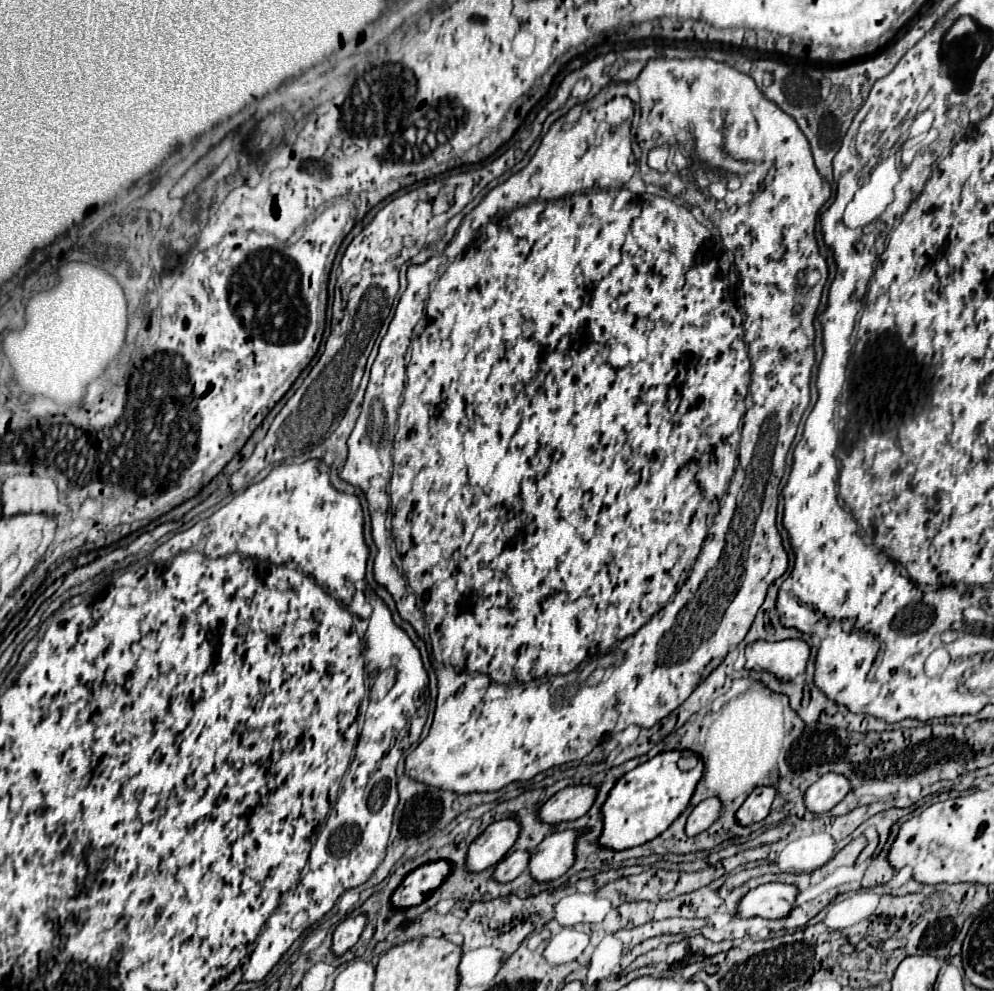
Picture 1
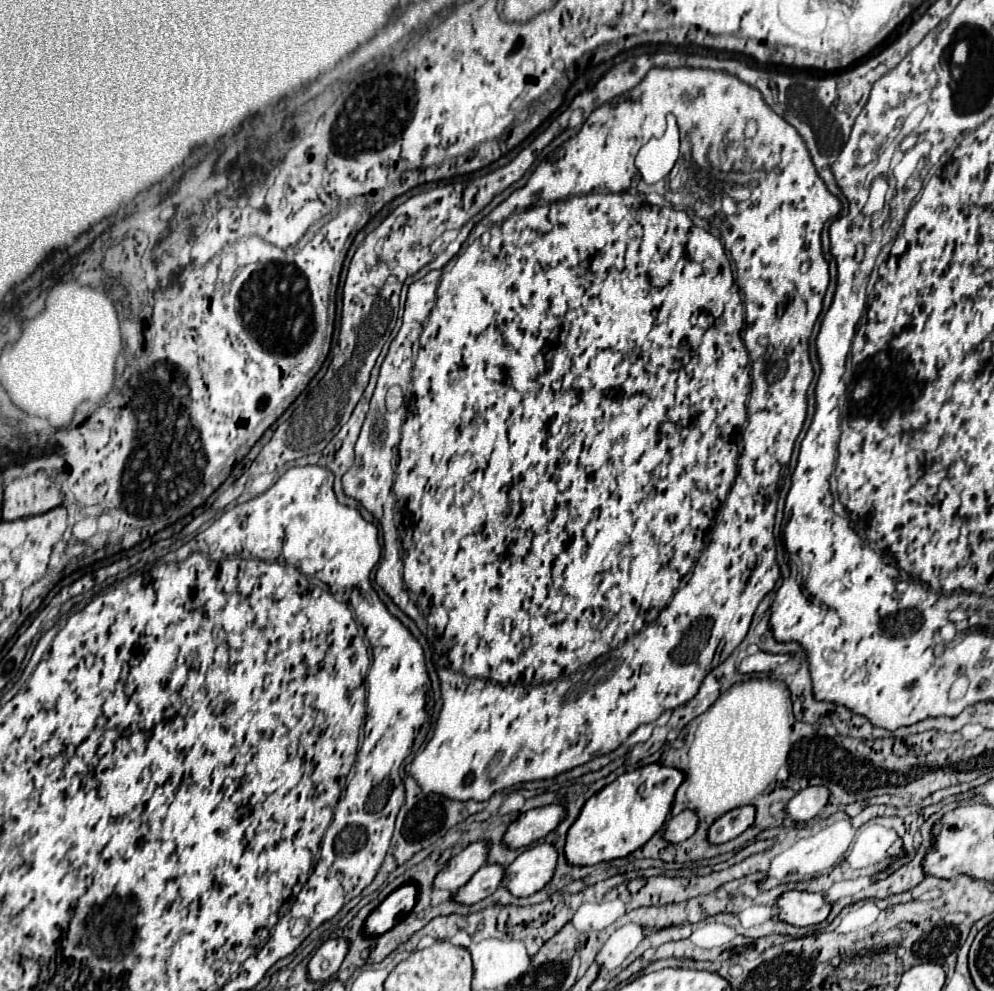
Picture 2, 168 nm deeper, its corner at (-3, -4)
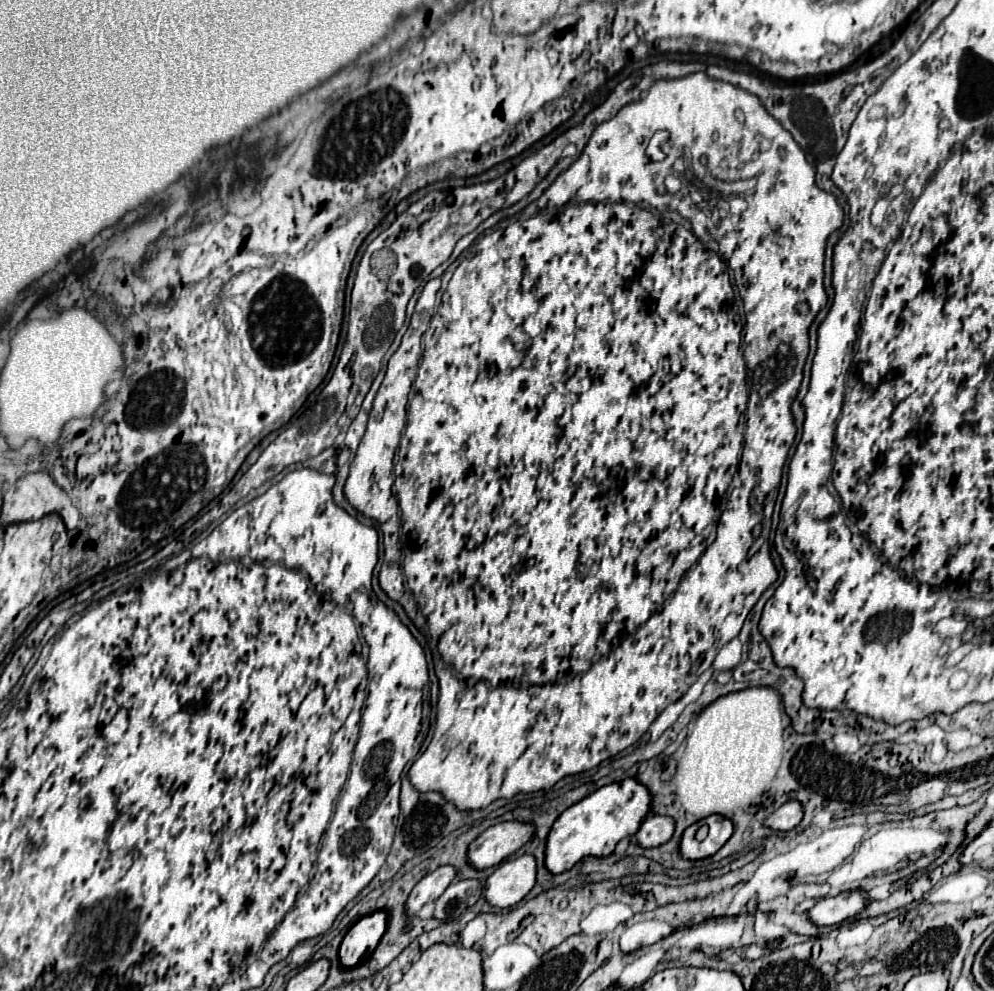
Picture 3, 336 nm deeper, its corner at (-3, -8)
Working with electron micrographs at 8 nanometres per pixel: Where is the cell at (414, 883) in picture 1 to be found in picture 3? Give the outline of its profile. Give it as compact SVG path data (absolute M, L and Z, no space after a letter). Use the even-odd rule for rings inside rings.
M377 911L373 915L361 917L343 937L339 945L339 963L341 967L355 967L369 959L375 951L381 935L387 929L387 913Z

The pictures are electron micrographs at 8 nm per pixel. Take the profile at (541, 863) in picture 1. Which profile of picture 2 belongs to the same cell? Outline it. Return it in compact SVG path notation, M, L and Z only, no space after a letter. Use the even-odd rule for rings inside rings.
M551 843L533 845L507 867L501 885L507 887L515 897L533 895L551 881L555 865L557 849Z

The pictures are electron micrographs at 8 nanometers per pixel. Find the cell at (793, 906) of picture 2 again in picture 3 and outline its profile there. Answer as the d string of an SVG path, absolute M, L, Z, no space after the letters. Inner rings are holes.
M847 891L837 897L821 899L811 911L809 917L815 925L835 925L849 917L859 915L869 905L869 897L865 891Z

